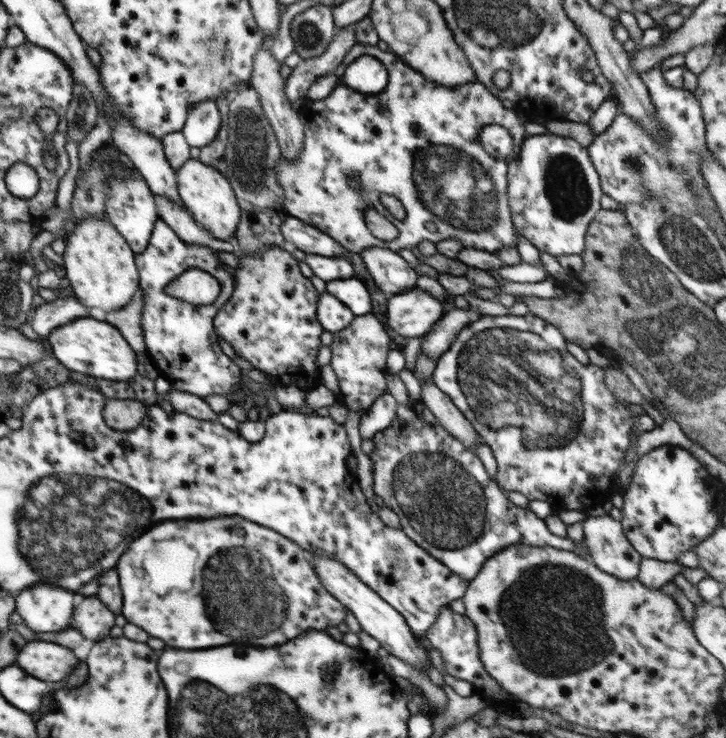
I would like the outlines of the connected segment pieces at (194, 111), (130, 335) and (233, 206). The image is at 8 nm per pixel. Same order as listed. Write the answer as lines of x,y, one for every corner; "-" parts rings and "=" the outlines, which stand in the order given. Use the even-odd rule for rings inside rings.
208,99
192,106
181,132
191,148
202,149
218,136
220,128
222,120
219,108
214,99
=
138,286
128,304
105,314
105,321
115,326
135,353
140,356
147,354
144,329
141,323
145,297
147,297
145,292
=
190,159
176,171
176,176
178,194
180,194
183,205
194,220
214,238
233,241
241,219
241,208
234,190
230,188
227,175
222,174
216,168
210,168
210,166
202,164
199,159

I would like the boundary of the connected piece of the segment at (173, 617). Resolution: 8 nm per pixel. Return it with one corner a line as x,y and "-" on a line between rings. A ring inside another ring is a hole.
240,515
218,516
214,520
210,520
210,518
190,520
188,524
182,524
182,522
186,522
186,520
162,522
147,530
146,534
142,534
136,542
128,547
128,550
117,562
114,569
119,574
120,588
122,596
124,596
122,598
122,602
124,602
122,615
125,618
128,616
126,620
130,624
140,626
150,636
164,640
172,648
198,650
198,648
224,646
224,644
232,642
232,638
246,638
246,636
256,636
256,642
260,642
260,646
278,646
278,644
294,640
296,636
300,636
304,632
310,630
326,632
329,626
337,627
340,623
342,624
342,621
345,622
348,610
322,586
313,565
308,562
309,551
300,548
289,538
271,528
246,520
-
202,596
206,600
206,612
212,614
212,622
202,612
204,610

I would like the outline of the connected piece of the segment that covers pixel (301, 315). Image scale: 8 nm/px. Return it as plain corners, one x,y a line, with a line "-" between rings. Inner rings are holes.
268,247
260,256
244,256
236,250
240,268
232,271
234,290
232,296
220,307
213,320
216,334
229,342
236,355
242,356
255,368
270,377
271,384
296,386
307,392
323,384
316,356
322,344
320,335
325,330
317,319
319,292
310,279
301,274
299,263
292,258
290,249

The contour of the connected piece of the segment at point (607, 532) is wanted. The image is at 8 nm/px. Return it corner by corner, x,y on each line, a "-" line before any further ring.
609,514
599,517
588,517
583,522
583,542
591,555
591,562
604,571
622,580
634,581
639,575
640,561
643,556
632,546
625,535
621,522

